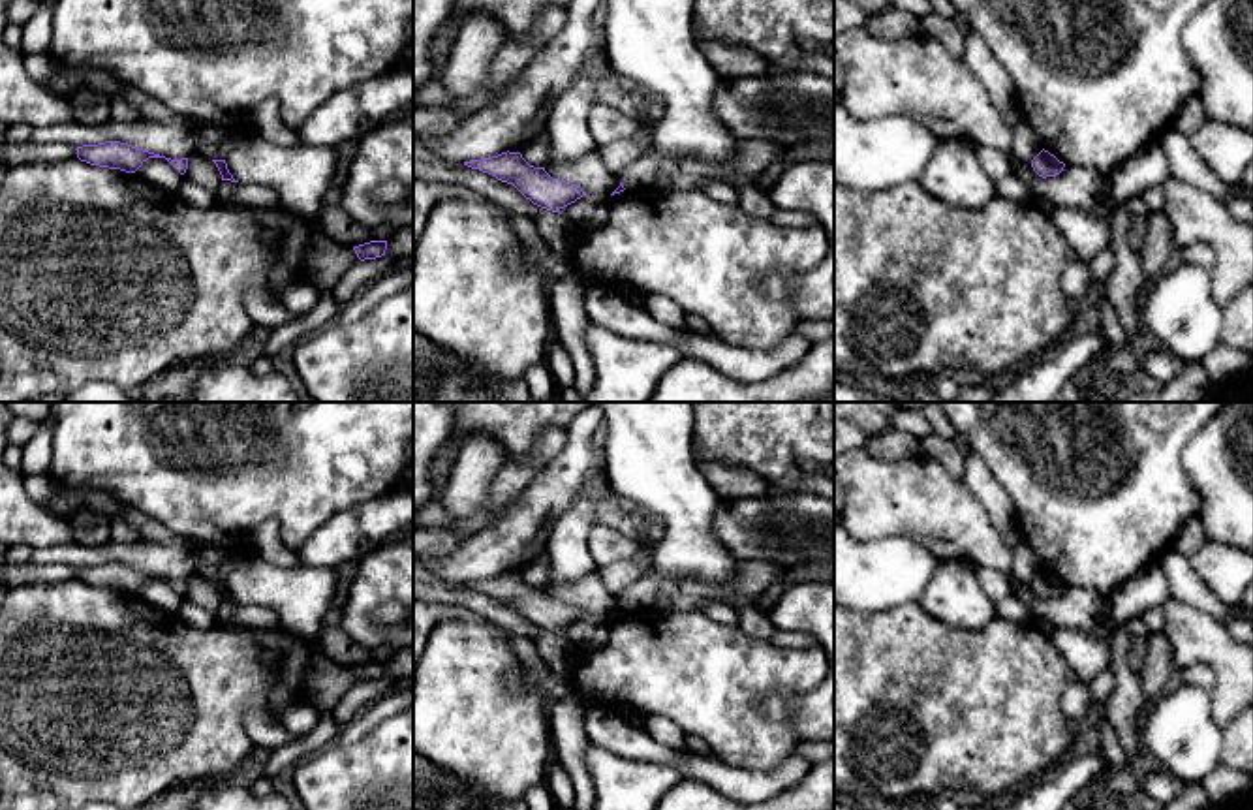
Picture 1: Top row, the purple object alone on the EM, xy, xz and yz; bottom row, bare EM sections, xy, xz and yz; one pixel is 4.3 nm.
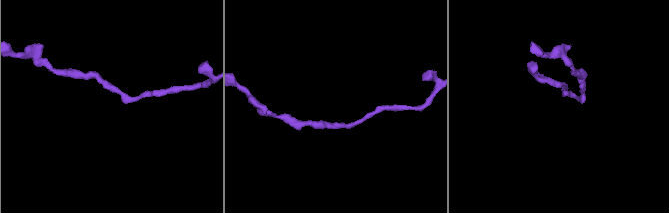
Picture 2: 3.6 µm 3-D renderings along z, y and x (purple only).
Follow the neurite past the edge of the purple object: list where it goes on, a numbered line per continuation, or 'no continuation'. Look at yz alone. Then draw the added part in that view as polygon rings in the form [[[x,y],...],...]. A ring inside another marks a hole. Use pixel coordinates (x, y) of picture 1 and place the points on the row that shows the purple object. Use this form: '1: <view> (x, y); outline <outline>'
no continuation

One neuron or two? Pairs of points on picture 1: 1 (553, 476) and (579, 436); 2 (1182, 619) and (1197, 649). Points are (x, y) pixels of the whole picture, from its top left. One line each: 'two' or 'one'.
1: one
2: one

